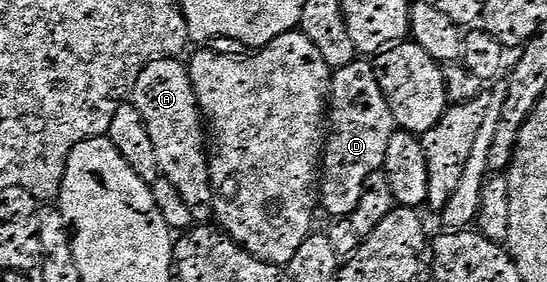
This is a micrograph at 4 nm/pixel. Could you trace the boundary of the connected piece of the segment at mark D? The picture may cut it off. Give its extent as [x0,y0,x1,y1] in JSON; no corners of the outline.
[319,60,395,218]

